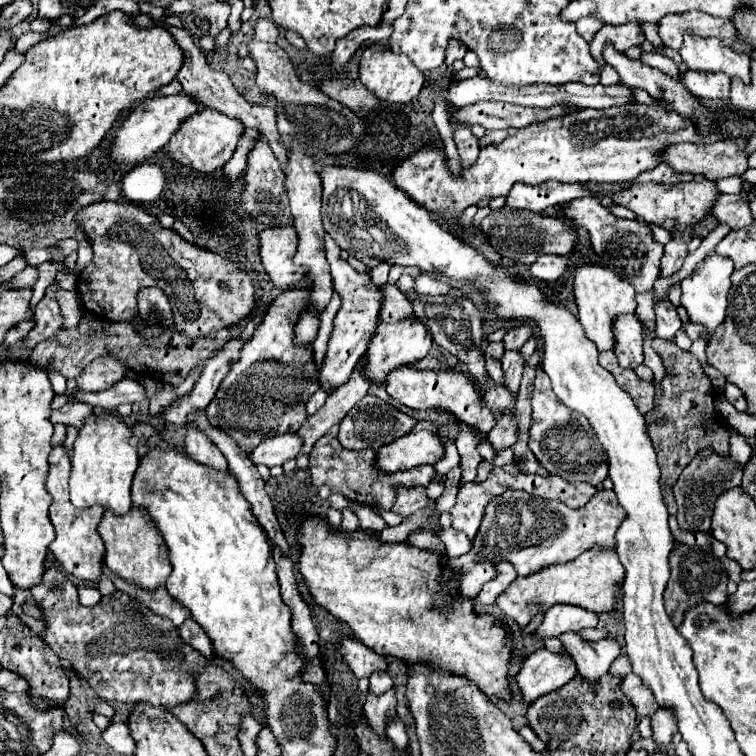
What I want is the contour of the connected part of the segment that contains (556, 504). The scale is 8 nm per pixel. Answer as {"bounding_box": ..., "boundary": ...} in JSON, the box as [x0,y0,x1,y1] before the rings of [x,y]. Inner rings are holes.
{"bounding_box":[439,490,623,600],"boundary":[[[509,490],[489,500],[483,512],[483,520],[473,548],[457,558],[449,558],[439,582],[457,590],[459,598],[473,600],[483,584],[497,576],[497,564],[509,562],[515,566],[517,576],[529,576],[553,564],[567,564],[581,552],[601,546],[605,550],[615,548],[615,532],[623,520],[623,508],[617,504],[613,490],[601,490],[593,500],[573,510],[559,500],[545,500],[541,496],[529,496],[521,490]]]}

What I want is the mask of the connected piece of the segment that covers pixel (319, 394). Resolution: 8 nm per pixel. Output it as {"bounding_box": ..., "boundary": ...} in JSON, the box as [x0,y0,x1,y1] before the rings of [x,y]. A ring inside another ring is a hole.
{"bounding_box":[307,388,329,414],"boundary":[[[319,388],[319,390],[309,398],[309,402],[307,402],[307,414],[315,414],[315,412],[325,404],[327,396],[329,396],[329,394],[327,394],[323,388]]]}

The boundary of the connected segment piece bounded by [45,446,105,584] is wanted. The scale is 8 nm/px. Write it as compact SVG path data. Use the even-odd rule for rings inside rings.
M63 446L53 448L51 454L49 454L49 474L47 474L45 488L53 496L53 502L49 506L49 518L55 526L57 538L51 542L49 552L53 554L55 562L61 566L61 570L65 570L77 582L93 584L93 582L99 582L101 568L103 568L105 546L103 546L103 540L97 532L97 526L101 522L101 516L103 516L105 508L101 508L101 506L93 506L93 508L85 508L85 510L75 508L69 500L69 486L67 486L69 472L71 472L71 460L65 454Z

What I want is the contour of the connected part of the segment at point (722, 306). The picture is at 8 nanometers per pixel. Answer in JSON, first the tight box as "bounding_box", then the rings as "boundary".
{"bounding_box":[681,252,733,342],"boundary":[[[715,252],[709,254],[695,270],[691,276],[687,276],[681,282],[683,294],[681,294],[681,304],[685,306],[685,310],[689,312],[689,318],[693,324],[701,324],[705,328],[705,342],[709,342],[713,338],[713,332],[725,322],[725,314],[727,314],[727,294],[731,288],[731,276],[733,272],[733,262],[729,258],[721,258]]]}

